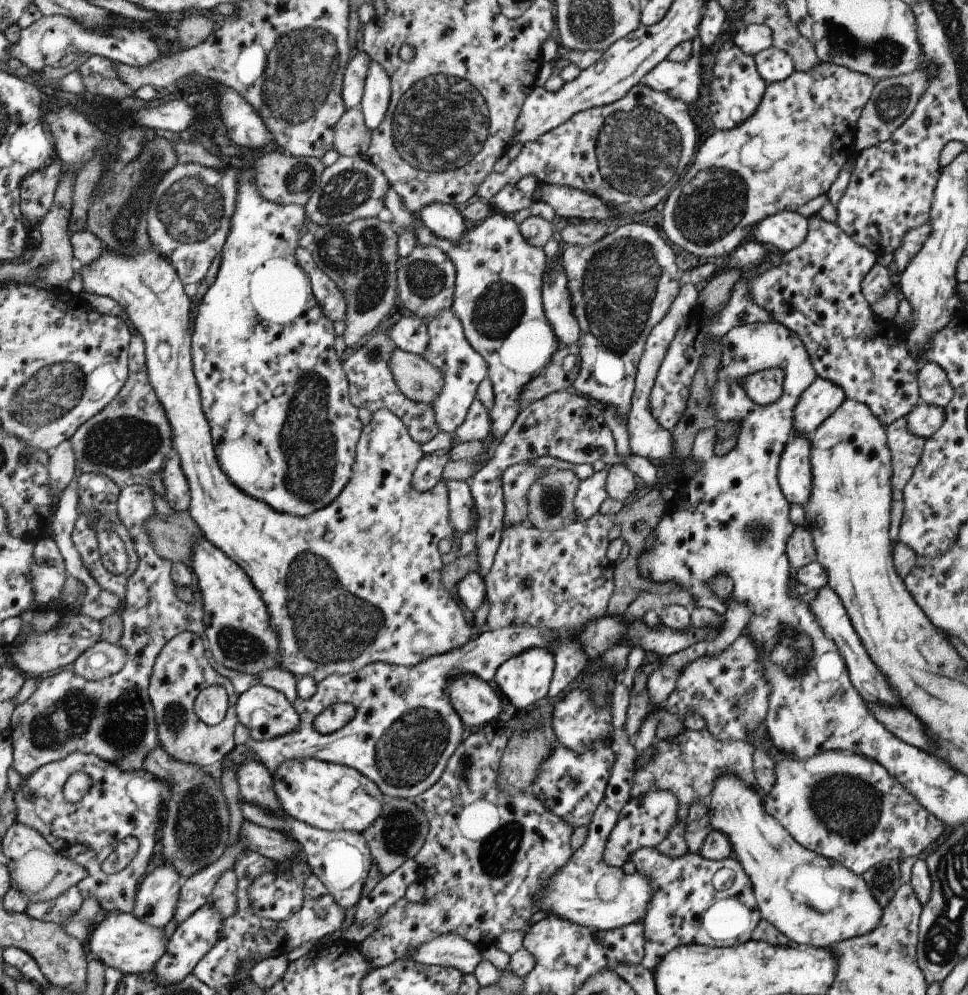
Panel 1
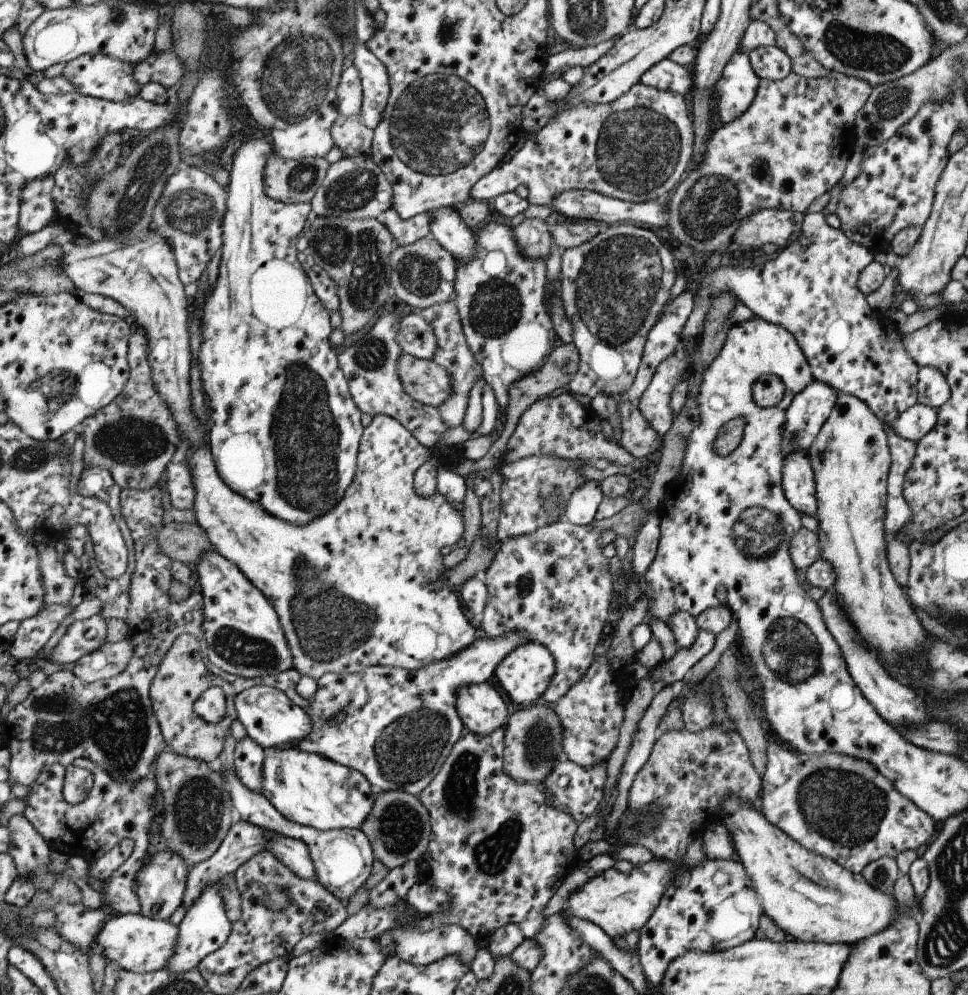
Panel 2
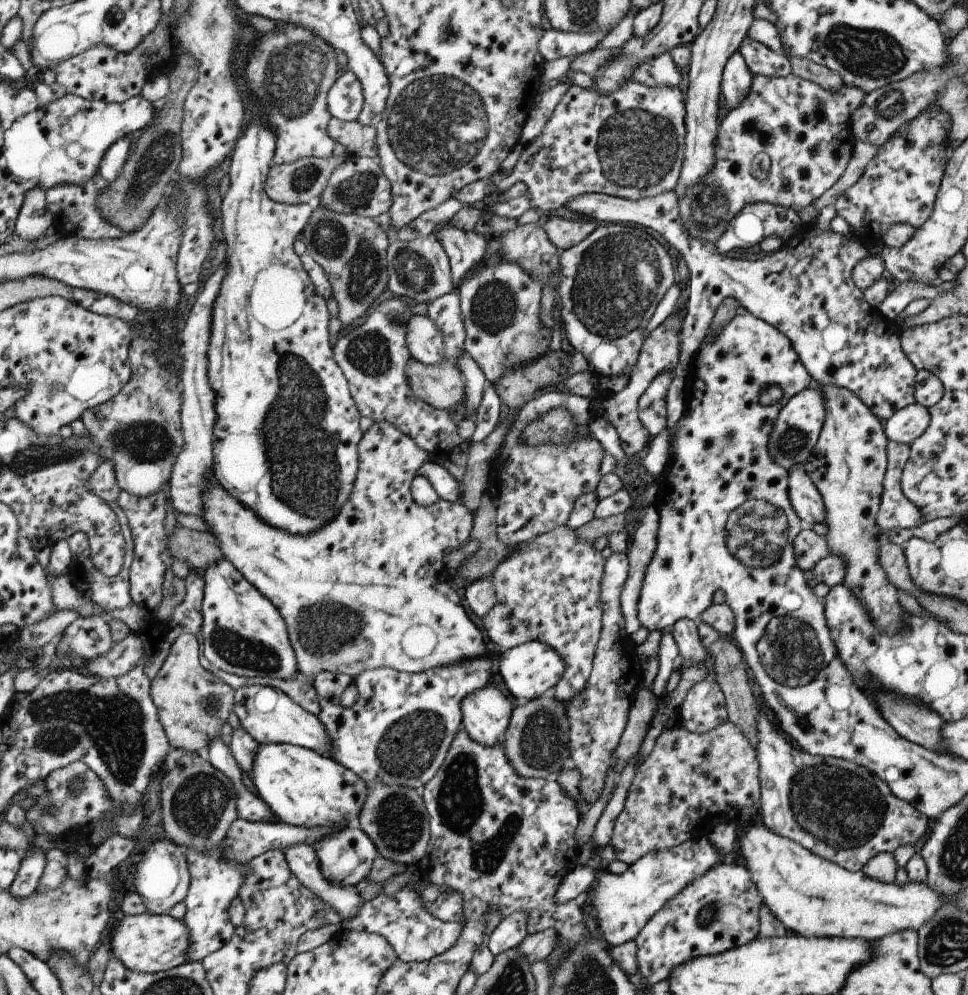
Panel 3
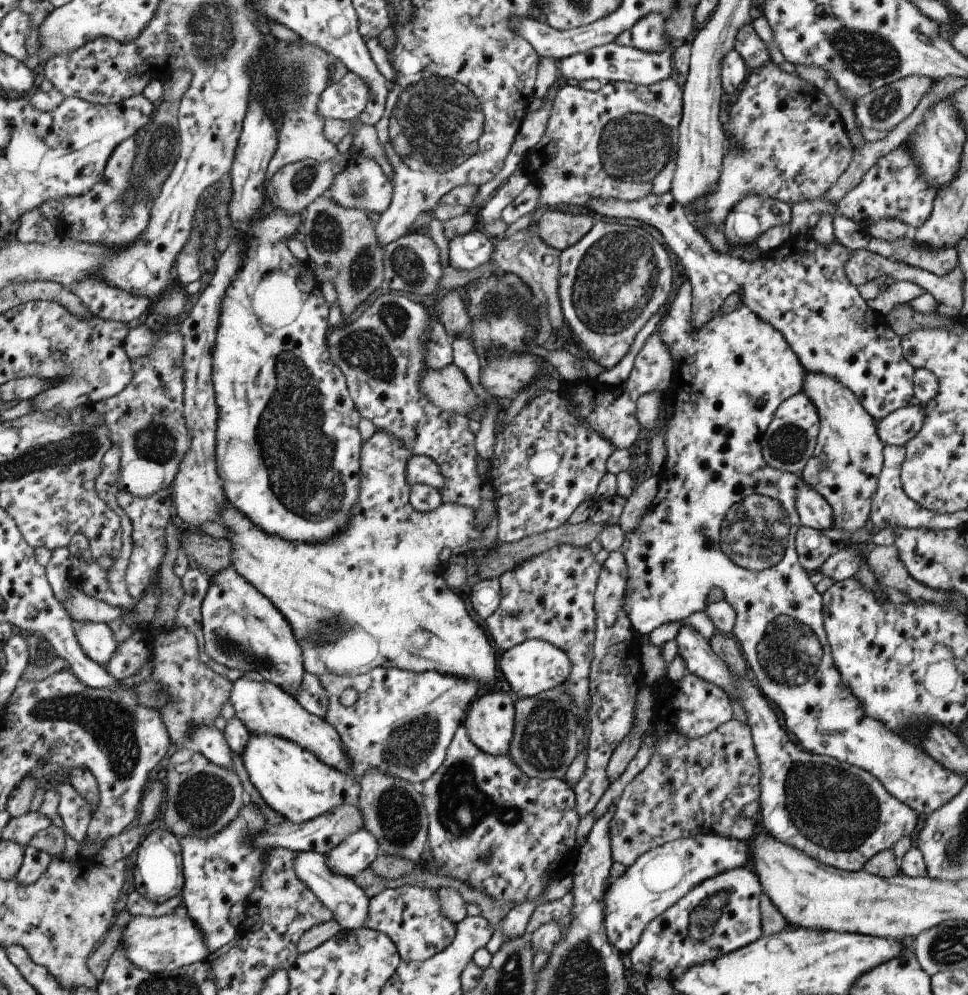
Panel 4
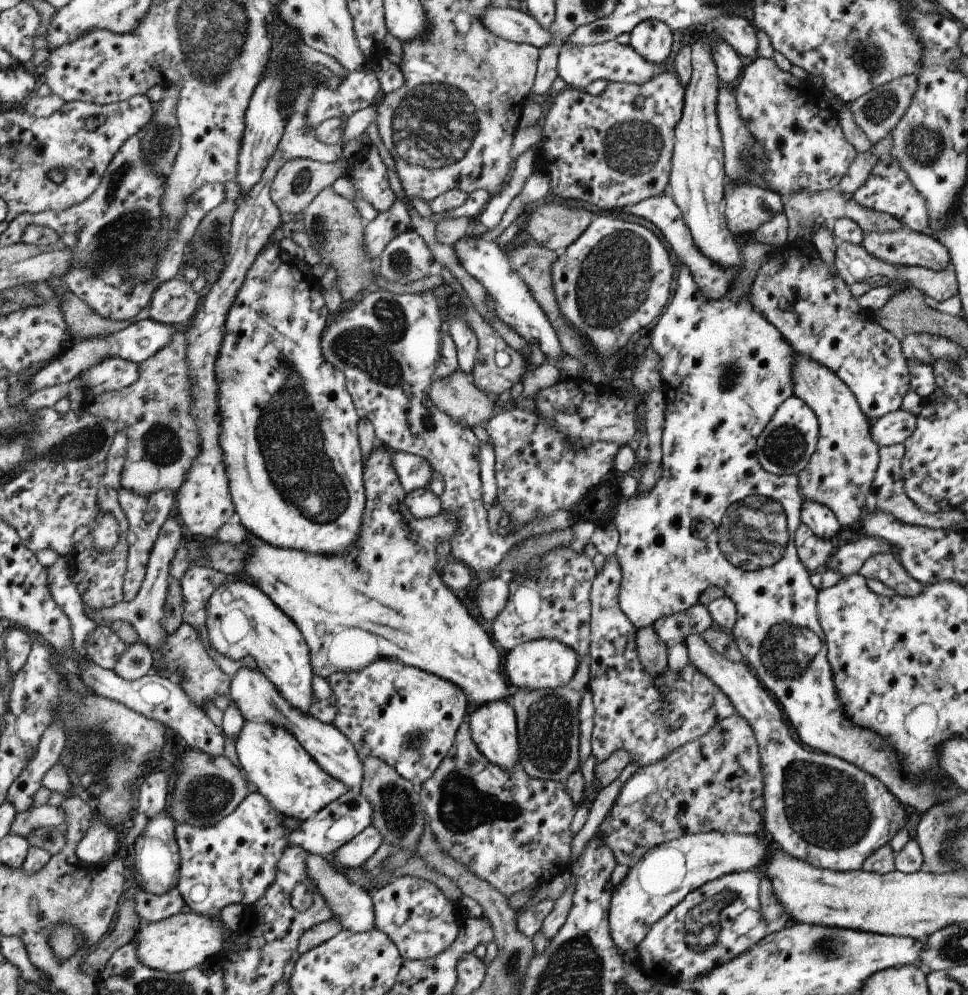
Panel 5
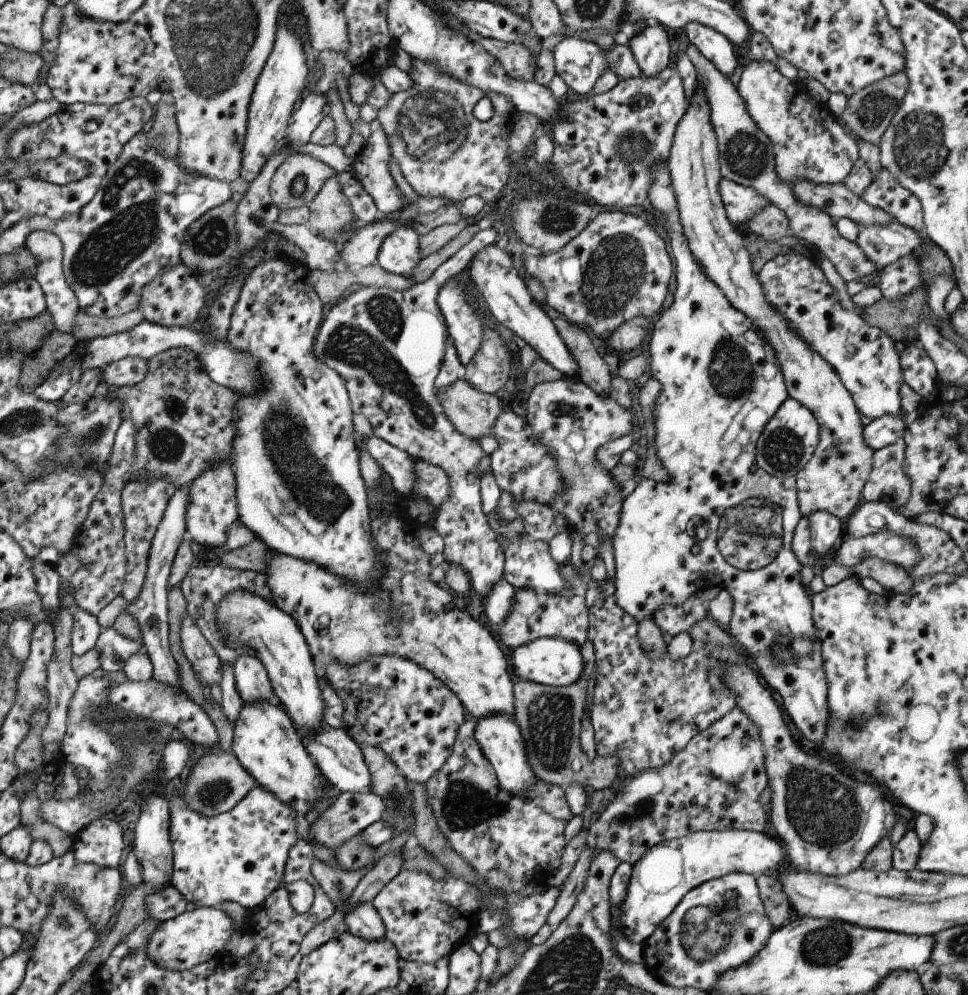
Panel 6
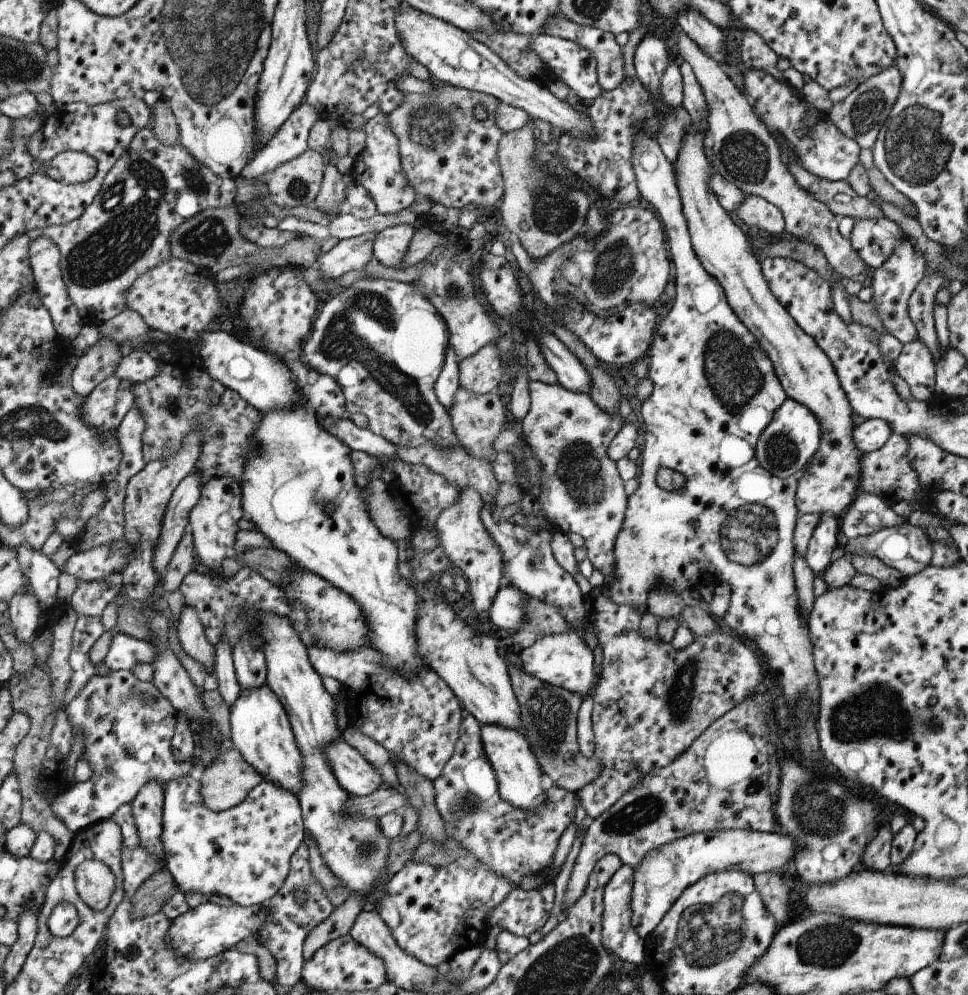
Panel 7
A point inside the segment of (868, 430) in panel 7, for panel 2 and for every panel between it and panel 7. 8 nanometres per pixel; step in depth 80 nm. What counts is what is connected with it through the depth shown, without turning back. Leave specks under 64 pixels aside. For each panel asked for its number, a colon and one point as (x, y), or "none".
2: (913, 423)
3: (905, 425)
4: (896, 428)
5: (893, 427)
6: (880, 432)

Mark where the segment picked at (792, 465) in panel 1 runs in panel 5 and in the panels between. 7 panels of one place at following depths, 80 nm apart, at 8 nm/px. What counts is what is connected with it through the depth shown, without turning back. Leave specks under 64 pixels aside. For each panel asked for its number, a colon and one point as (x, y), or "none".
2: (797, 481)
3: (804, 498)
4: (813, 512)
5: (819, 519)

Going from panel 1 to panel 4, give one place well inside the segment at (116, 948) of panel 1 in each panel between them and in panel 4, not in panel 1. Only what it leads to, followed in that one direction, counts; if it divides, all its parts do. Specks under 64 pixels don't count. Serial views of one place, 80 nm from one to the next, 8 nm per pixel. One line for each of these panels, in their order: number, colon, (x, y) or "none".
2: (136, 943)
3: (145, 943)
4: (158, 945)

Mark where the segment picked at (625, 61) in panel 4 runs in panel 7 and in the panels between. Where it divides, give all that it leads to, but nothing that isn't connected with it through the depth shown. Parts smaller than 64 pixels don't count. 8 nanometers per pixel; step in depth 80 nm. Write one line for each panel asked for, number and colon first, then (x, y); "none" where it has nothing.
5: (578, 66)
6: (579, 63)
7: (575, 66)

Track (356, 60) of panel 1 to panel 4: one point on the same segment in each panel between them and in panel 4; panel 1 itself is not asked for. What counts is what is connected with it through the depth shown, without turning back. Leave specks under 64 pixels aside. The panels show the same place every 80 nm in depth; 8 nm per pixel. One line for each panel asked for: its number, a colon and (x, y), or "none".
2: (349, 91)
3: (344, 98)
4: (345, 99)

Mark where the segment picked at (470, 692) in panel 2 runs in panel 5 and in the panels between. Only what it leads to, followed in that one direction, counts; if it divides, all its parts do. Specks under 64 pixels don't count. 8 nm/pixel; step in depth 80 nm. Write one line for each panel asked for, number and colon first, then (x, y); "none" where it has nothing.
3: (485, 712)
4: (489, 718)
5: (493, 729)

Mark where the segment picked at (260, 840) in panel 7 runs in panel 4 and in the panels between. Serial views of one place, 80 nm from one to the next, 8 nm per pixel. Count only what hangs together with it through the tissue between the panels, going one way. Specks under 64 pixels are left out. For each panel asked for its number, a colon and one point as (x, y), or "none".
4: (219, 871)
5: (234, 861)
6: (239, 856)

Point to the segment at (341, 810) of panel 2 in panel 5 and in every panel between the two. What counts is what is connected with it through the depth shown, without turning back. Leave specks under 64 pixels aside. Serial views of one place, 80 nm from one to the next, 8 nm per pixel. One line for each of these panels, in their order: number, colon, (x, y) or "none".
3: (302, 787)
4: (292, 782)
5: (273, 762)

